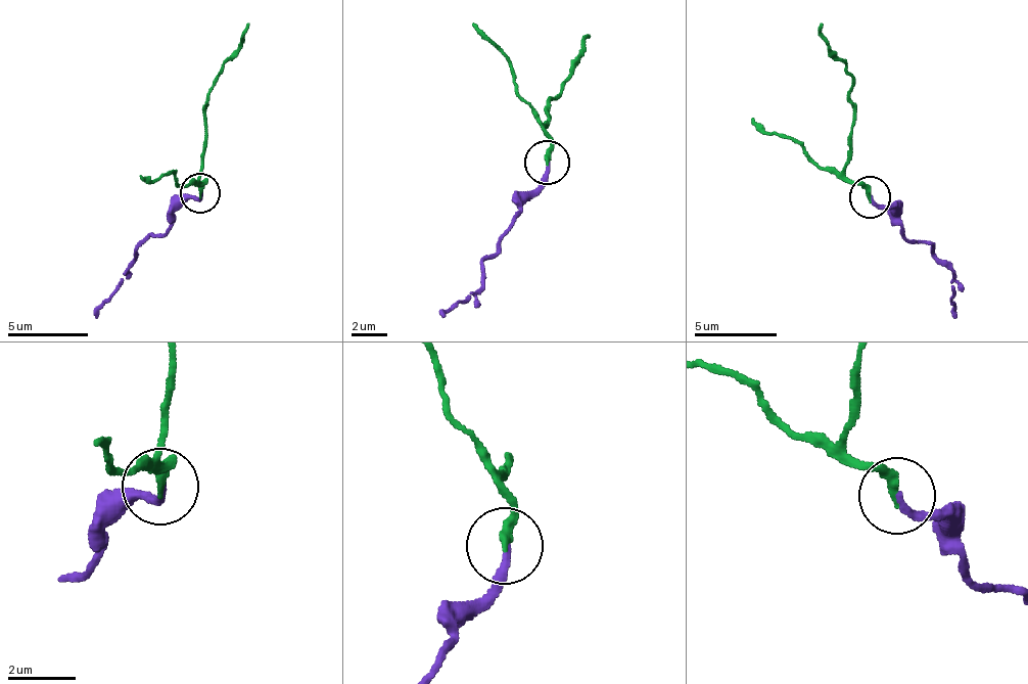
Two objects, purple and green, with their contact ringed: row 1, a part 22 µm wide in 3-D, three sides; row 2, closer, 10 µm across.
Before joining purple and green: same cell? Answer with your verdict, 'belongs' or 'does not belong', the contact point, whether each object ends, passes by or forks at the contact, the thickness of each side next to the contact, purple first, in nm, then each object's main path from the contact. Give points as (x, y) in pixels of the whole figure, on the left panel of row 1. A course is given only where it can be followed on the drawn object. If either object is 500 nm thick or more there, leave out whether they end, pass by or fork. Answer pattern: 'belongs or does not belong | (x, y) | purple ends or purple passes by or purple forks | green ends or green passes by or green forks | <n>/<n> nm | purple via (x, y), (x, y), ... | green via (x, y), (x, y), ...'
belongs | (200, 192) | purple ends | green ends | 200/280 nm | purple via (201, 194), (176, 210), (172, 229), (154, 234), (138, 248), (130, 261), (122, 287), (97, 318) | green via (201, 194), (205, 183), (198, 179), (214, 78), (239, 48), (247, 25)

